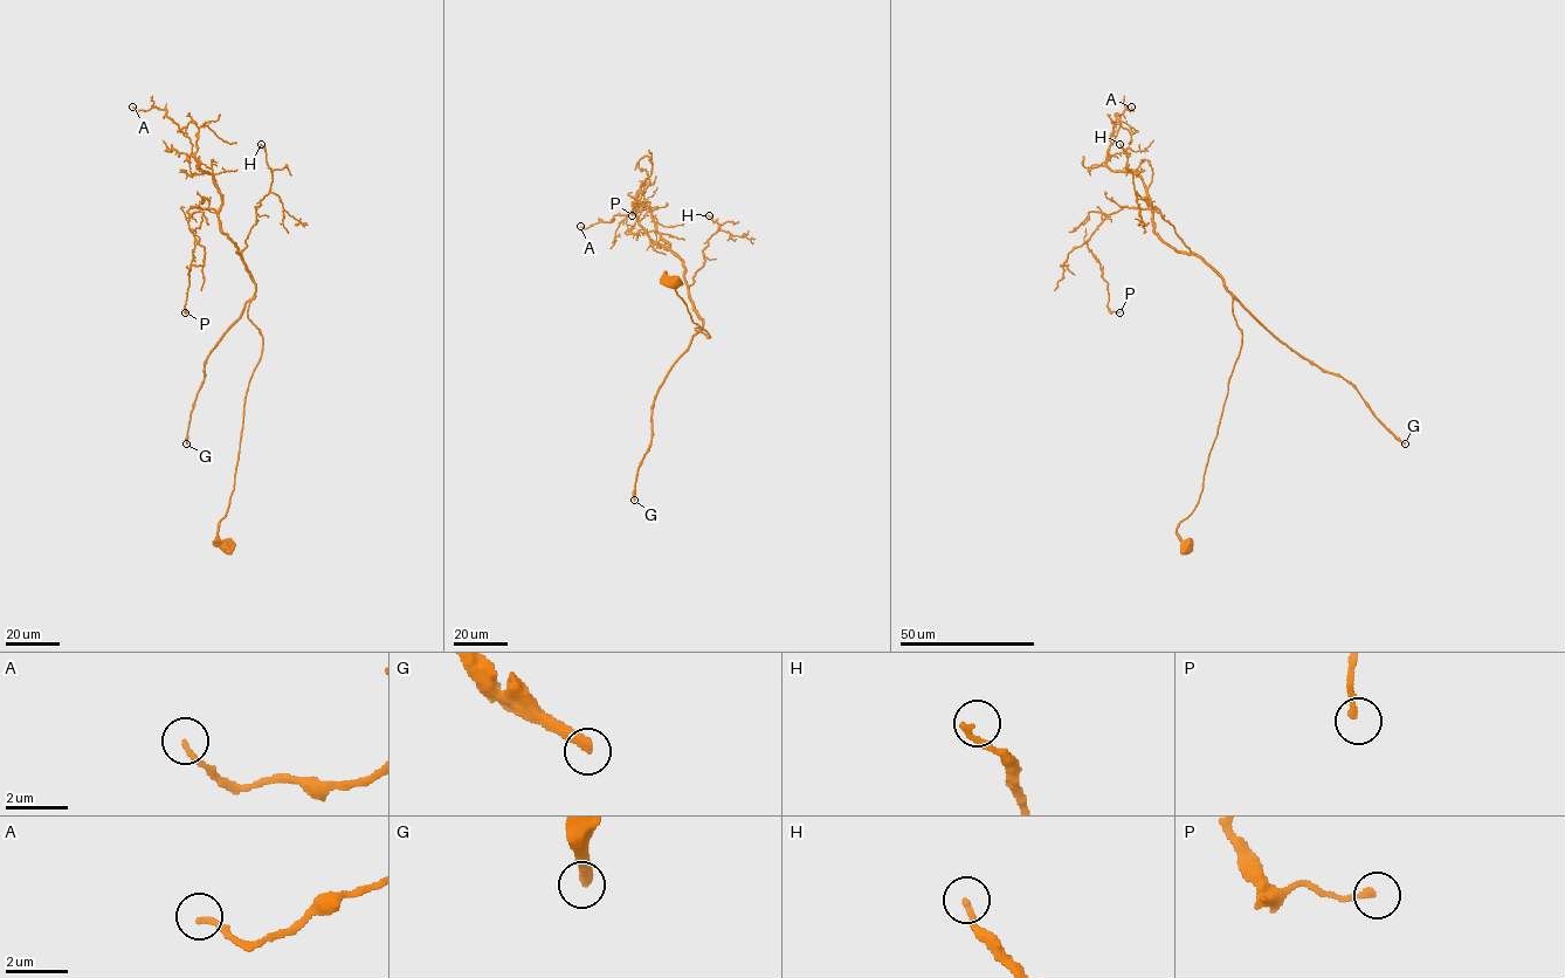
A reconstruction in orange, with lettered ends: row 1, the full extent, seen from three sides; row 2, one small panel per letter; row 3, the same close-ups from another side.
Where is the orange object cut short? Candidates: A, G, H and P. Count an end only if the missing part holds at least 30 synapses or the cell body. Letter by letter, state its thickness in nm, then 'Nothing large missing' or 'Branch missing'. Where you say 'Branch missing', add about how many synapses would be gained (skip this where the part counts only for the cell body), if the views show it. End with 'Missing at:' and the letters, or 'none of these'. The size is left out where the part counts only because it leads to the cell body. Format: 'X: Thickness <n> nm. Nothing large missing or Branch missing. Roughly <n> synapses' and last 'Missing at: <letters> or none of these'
A: Thickness 160 nm. Nothing large missing
G: Thickness 400 nm. Branch missing. Roughly 400 synapses
H: Thickness 200 nm. Nothing large missing
P: Thickness 190 nm. Nothing large missing
Missing at: G

